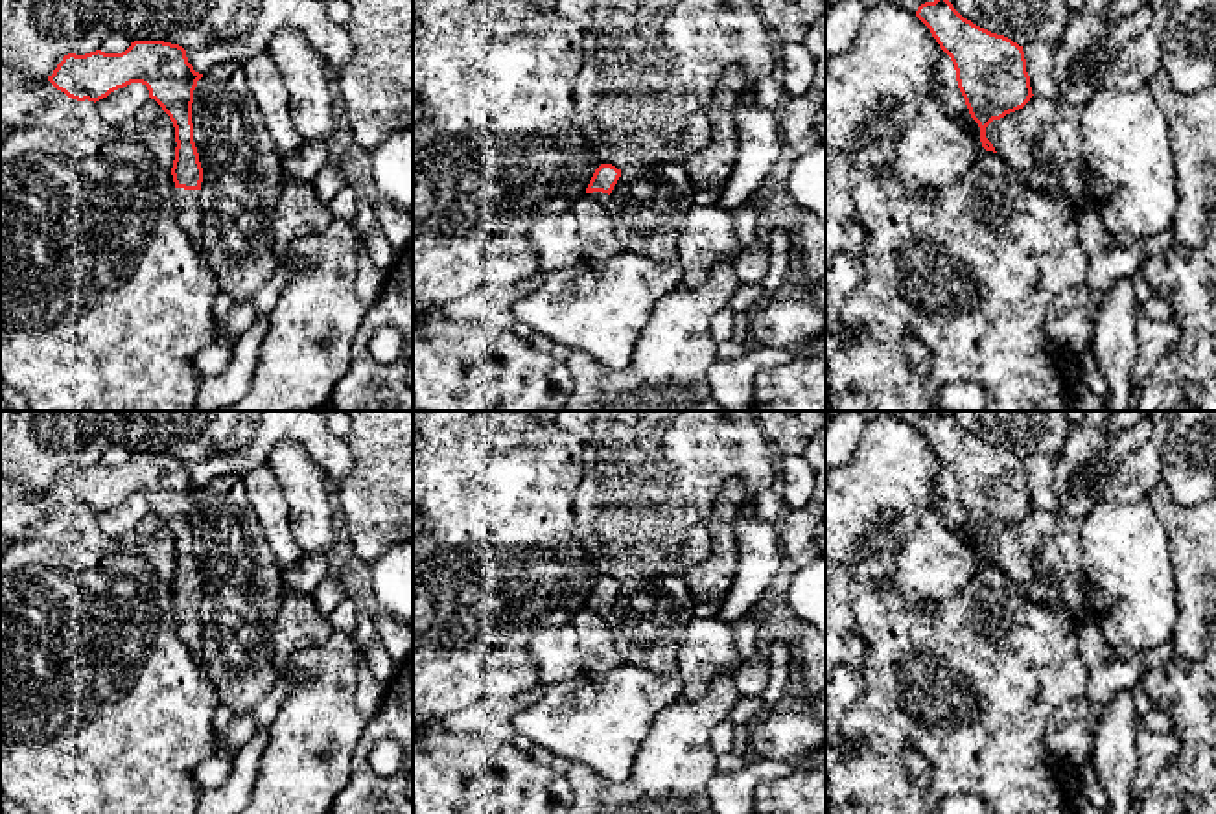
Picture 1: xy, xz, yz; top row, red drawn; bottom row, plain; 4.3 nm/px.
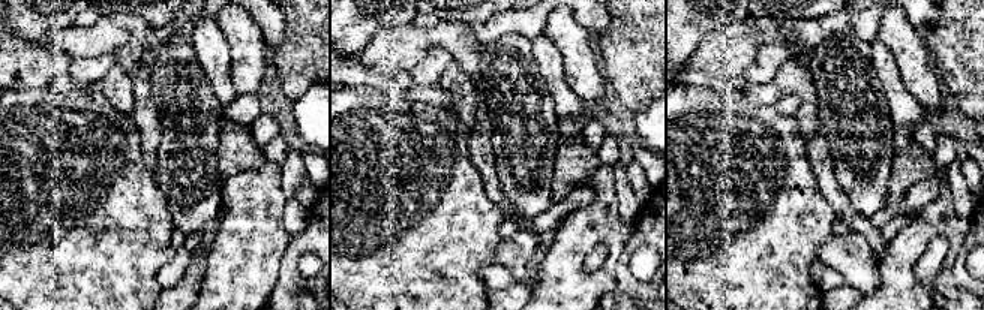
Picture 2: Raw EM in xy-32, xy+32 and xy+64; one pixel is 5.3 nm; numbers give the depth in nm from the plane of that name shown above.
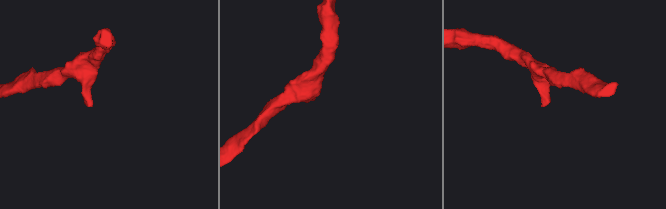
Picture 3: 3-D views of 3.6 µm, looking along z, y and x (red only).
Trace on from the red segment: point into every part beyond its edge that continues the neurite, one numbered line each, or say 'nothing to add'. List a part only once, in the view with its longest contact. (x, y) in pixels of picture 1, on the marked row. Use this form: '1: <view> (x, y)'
1: xy (187, 201)

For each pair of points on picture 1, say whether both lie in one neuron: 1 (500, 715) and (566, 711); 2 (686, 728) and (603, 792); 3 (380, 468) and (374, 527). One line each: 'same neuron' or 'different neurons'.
1: different neurons
2: same neuron
3: same neuron

